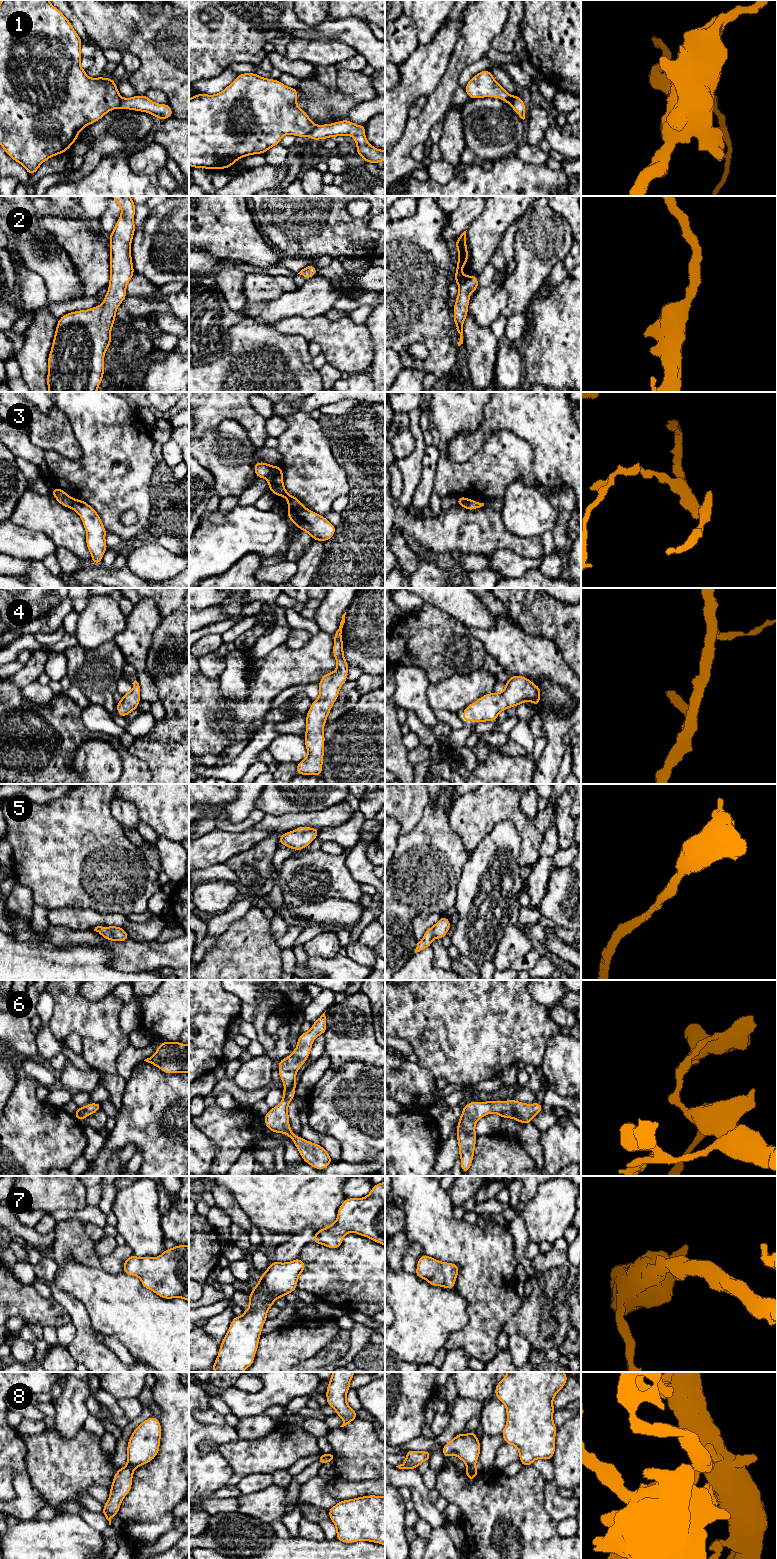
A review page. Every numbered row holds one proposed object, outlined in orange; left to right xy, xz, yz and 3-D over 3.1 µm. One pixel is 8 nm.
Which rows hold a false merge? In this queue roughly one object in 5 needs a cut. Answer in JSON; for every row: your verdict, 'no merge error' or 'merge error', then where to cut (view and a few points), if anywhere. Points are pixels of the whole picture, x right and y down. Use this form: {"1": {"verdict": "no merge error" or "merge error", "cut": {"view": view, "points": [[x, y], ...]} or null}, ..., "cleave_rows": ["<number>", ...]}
{"1": {"verdict": "merge error", "cut": {"view": "xy", "points": [[122, 98], [117, 107]]}}, "2": {"verdict": "no merge error", "cut": null}, "3": {"verdict": "merge error", "cut": {"view": "xz", "points": [[273, 466], [266, 478]]}}, "4": {"verdict": "no merge error", "cut": null}, "5": {"verdict": "no merge error", "cut": null}, "6": {"verdict": "no merge error", "cut": null}, "7": {"verdict": "no merge error", "cut": null}, "8": {"verdict": "merge error", "cut": {"view": "yz", "points": [[467, 1465], [474, 1466]]}}, "cleave_rows": ["1", "3", "8"]}

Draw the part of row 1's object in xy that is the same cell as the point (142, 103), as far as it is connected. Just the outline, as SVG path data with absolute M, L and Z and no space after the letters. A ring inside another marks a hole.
M135 95L131 98L122 98L118 108L147 112L159 120L173 117L173 111L169 104L155 103L147 95Z

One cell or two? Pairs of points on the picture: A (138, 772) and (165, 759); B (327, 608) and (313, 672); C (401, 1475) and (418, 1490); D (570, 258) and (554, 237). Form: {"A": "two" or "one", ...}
{"A": "two", "B": "two", "C": "one", "D": "two"}

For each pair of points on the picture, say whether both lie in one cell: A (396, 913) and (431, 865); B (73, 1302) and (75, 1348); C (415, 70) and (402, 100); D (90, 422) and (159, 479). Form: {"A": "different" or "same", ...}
{"A": "same", "B": "same", "C": "same", "D": "different"}

